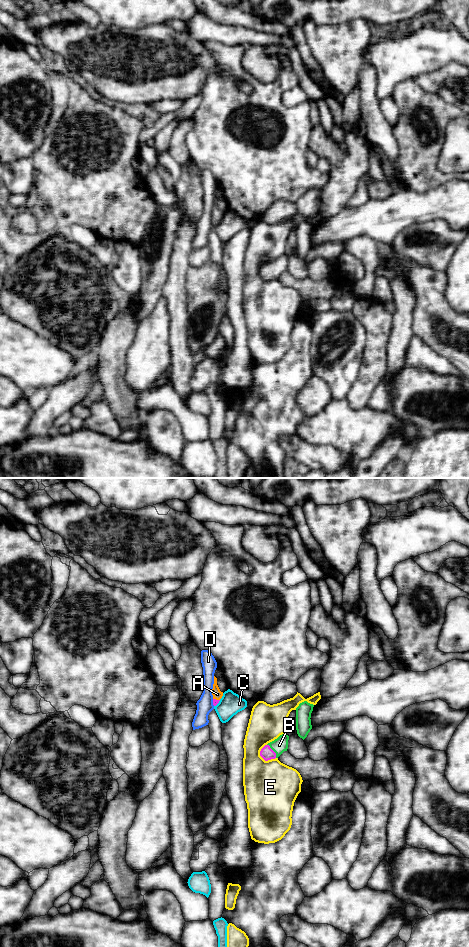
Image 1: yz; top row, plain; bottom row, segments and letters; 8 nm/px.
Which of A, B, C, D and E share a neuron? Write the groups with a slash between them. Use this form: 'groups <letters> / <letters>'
groups A B / C / D / E

